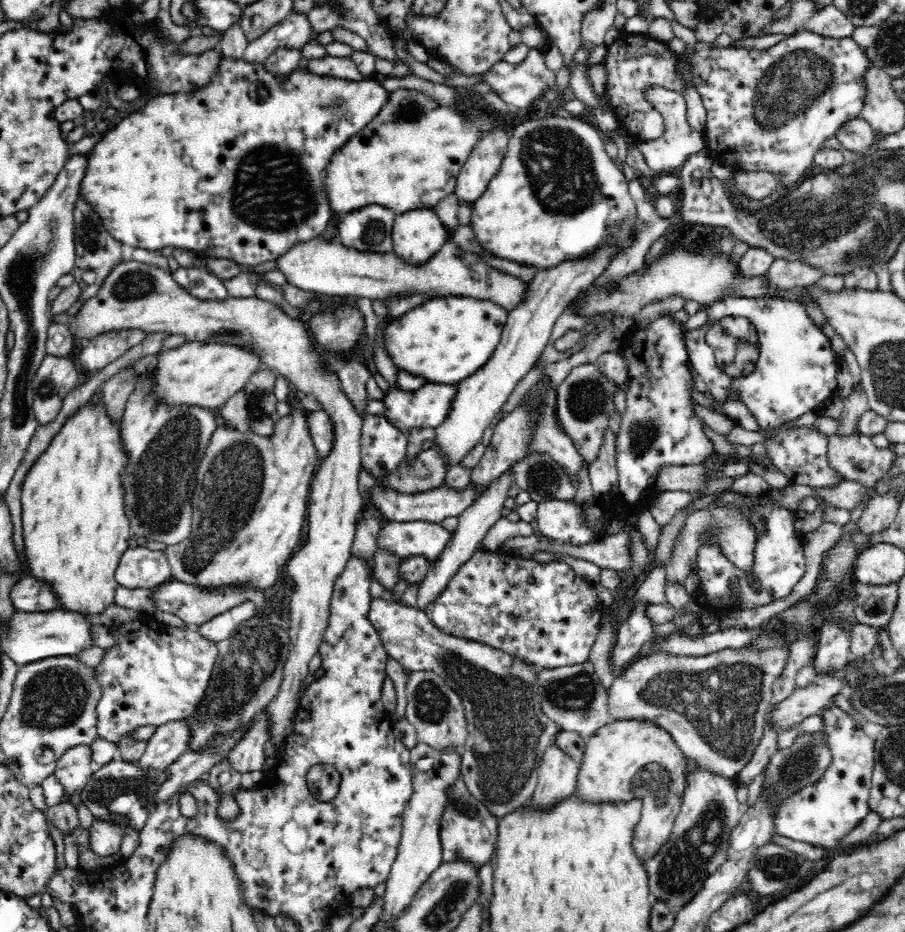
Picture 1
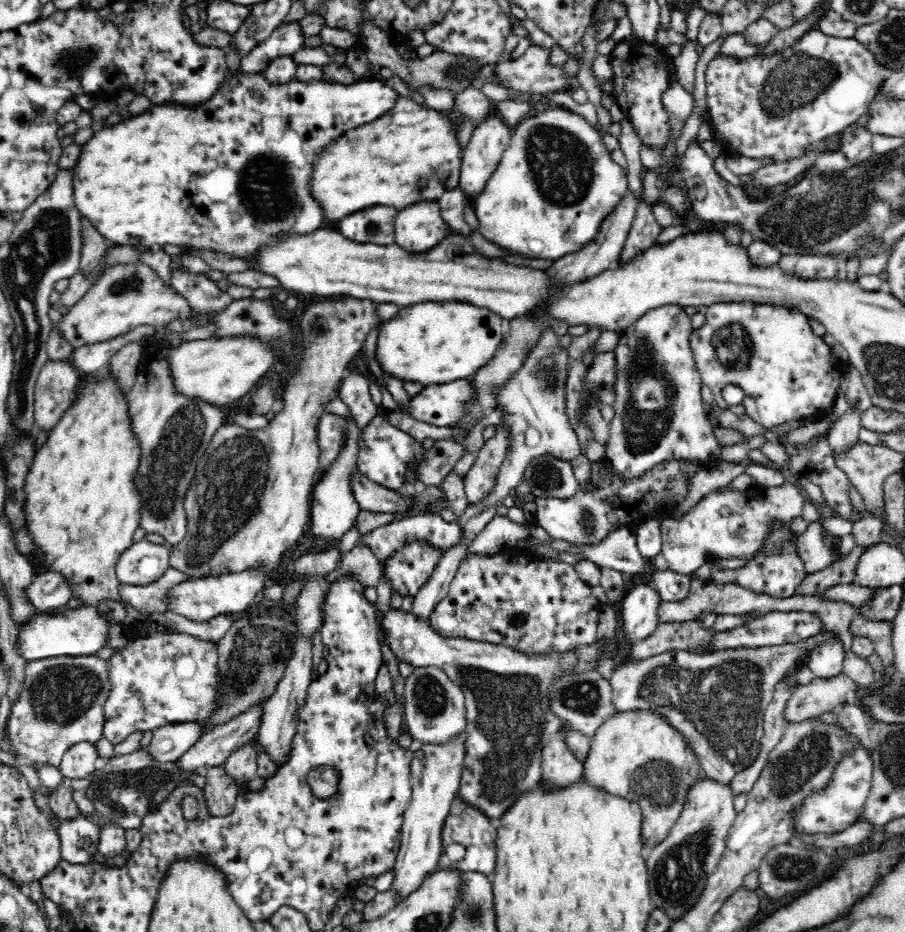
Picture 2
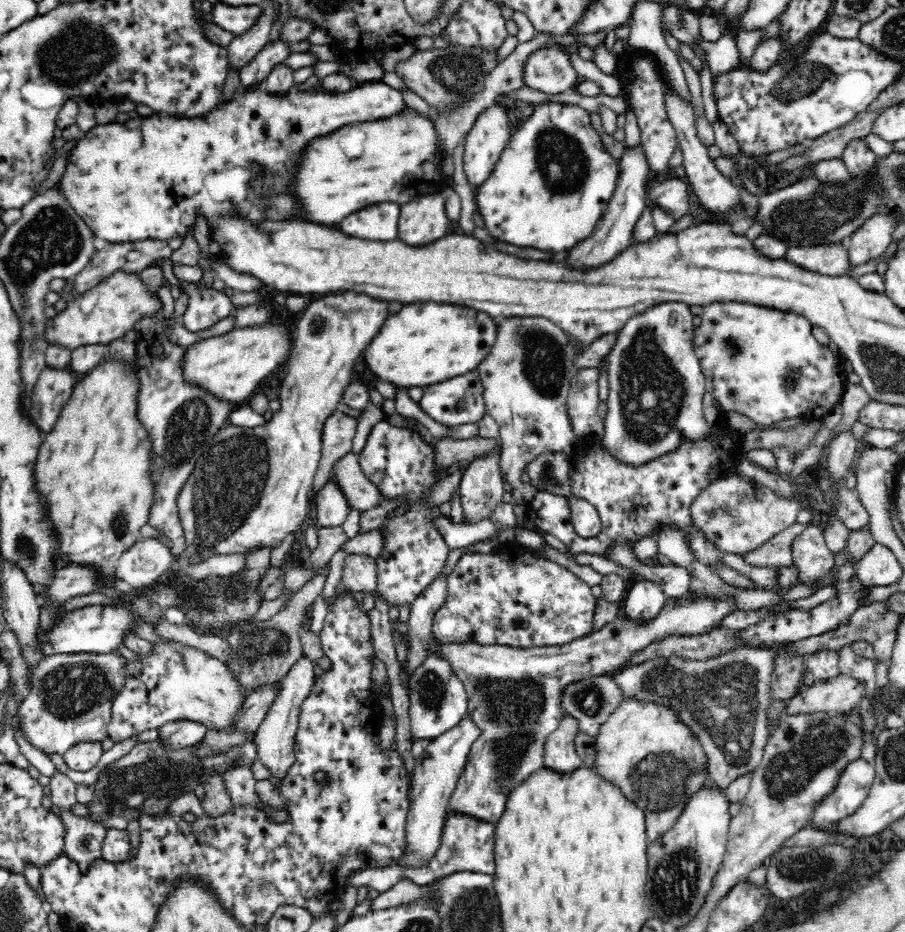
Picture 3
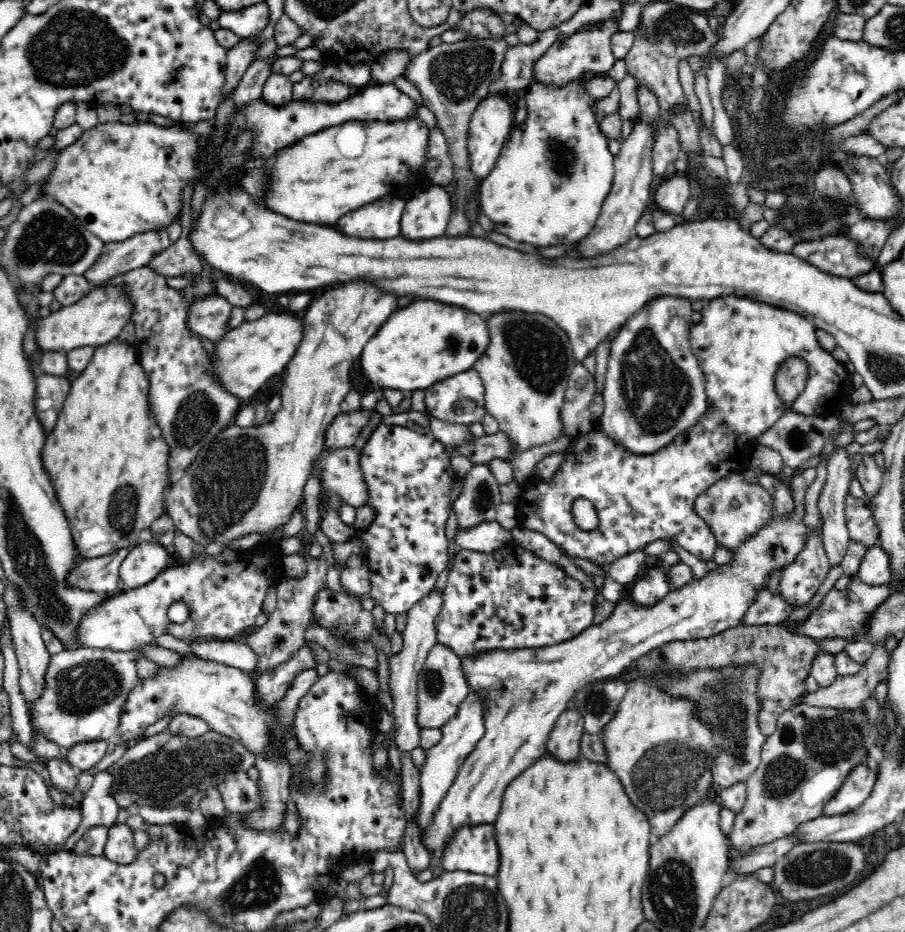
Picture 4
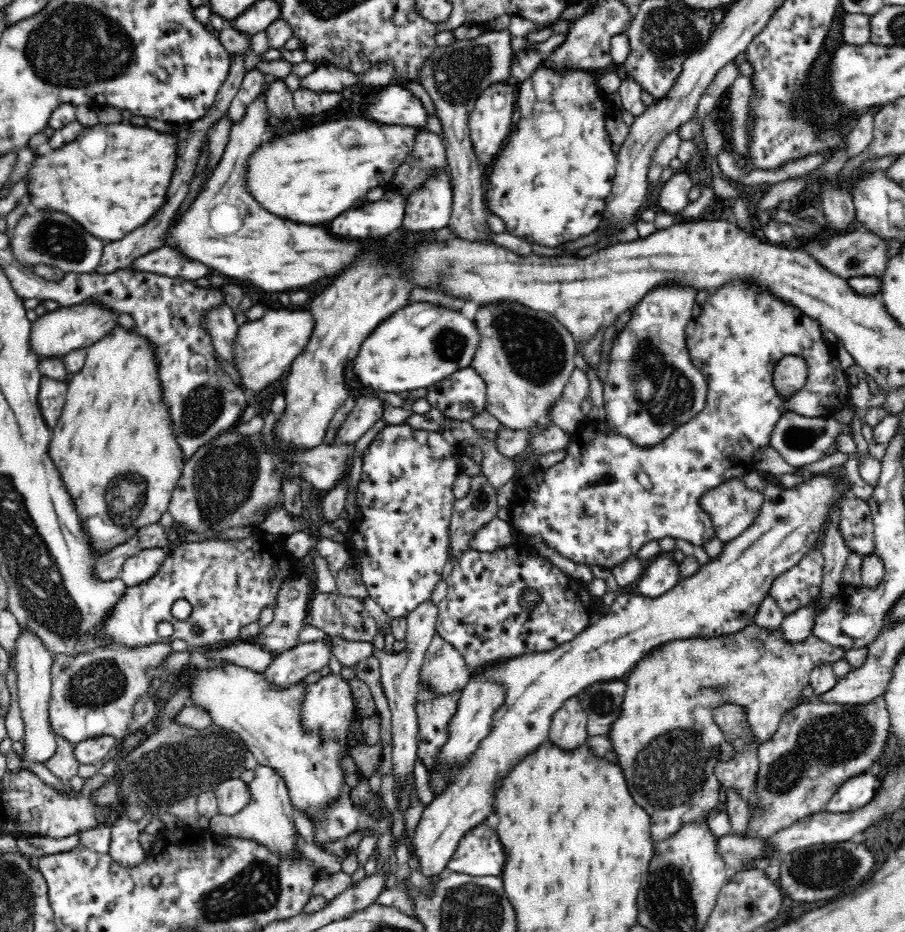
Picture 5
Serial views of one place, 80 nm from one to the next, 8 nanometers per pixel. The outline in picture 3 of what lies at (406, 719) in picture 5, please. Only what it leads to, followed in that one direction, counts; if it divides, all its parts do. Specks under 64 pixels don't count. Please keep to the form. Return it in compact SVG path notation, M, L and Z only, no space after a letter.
M440 572L440 574L424 588L424 592L420 592L416 600L411 603L411 614L407 620L407 626L409 626L409 649L407 650L407 675L404 674L406 682L408 676L416 670L416 666L420 666L423 660L426 659L426 656L428 656L428 647L426 646L428 646L428 642L435 636L432 630L432 620L448 596L448 577L448 574Z

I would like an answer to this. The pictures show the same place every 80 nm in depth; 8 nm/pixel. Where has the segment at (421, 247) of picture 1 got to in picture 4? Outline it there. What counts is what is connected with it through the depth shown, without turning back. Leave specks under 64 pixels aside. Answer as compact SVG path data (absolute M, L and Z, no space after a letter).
M432 184L406 199L400 234L408 240L424 240L444 236L451 219L452 207L443 185Z

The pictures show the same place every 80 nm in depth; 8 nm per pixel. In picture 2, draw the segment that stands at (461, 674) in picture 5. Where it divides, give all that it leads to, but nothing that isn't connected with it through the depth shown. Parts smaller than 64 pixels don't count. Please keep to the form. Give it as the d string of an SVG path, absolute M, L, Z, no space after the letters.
M436 666L414 669L405 678L403 698L405 701L405 720L412 736L422 745L448 744L449 740L465 732L465 694L458 685L452 683L448 675Z

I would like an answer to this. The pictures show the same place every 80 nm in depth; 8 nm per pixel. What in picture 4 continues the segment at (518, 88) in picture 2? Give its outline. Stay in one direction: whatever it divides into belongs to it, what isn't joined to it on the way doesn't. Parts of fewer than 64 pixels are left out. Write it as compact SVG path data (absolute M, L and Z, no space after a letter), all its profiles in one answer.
M610 22L610 24L604 24L604 26L596 28L596 30L578 32L578 34L566 37L562 42L556 41L551 43L546 52L534 64L532 81L548 85L548 87L562 88L569 82L581 78L588 71L600 75L607 74L617 60L613 56L610 45L612 34L617 32L617 22Z

